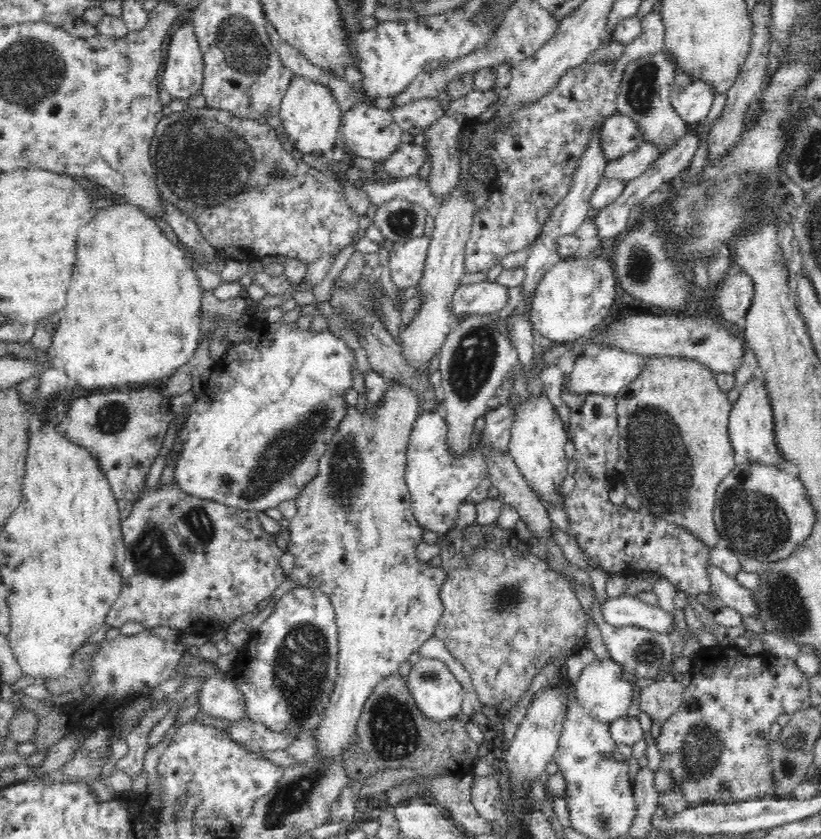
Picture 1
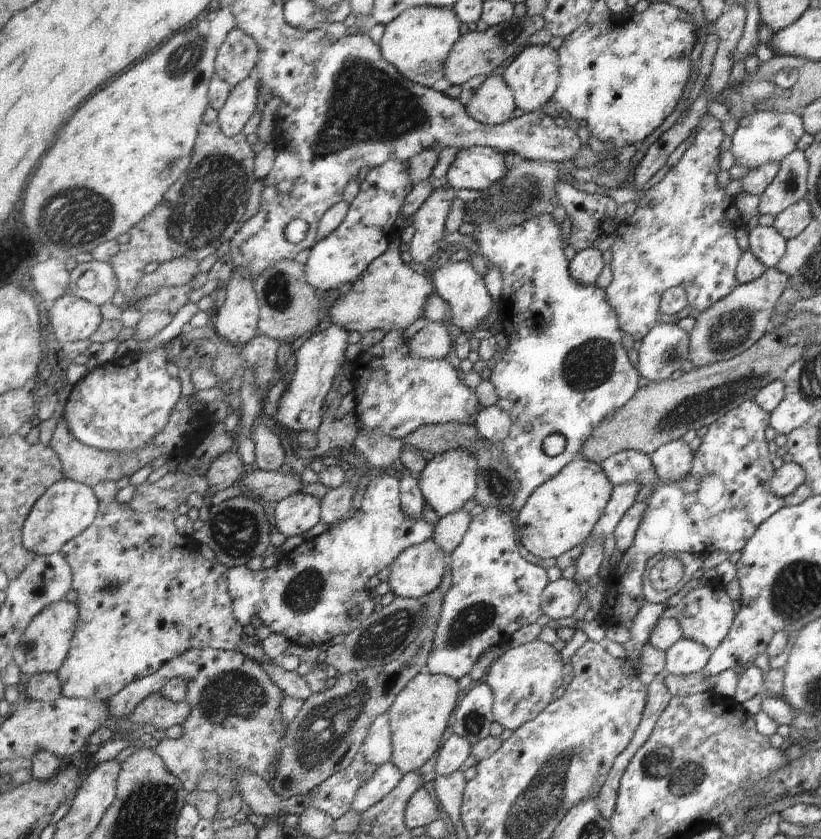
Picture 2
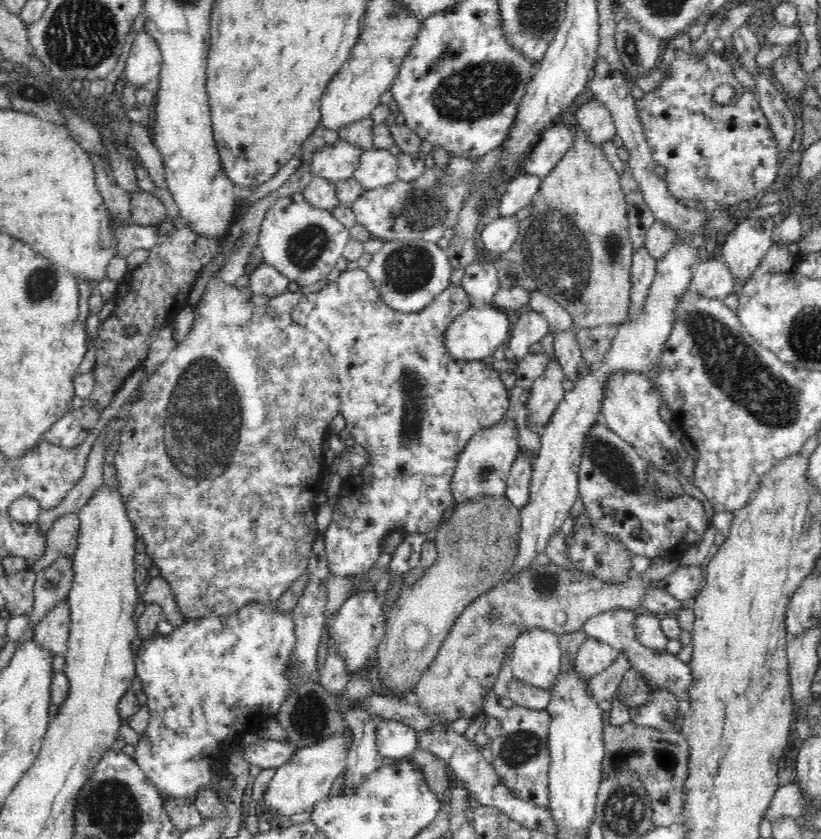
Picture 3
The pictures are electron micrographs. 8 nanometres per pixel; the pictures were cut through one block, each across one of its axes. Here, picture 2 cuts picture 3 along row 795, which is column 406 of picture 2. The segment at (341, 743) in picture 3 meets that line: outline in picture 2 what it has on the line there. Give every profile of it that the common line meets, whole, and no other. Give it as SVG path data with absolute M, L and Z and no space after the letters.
M396 239L390 249L379 256L363 276L352 284L351 289L328 308L332 324L364 335L371 330L407 330L417 318L423 316L427 300L433 294L434 283L428 272L421 274L412 263L403 262L401 243Z

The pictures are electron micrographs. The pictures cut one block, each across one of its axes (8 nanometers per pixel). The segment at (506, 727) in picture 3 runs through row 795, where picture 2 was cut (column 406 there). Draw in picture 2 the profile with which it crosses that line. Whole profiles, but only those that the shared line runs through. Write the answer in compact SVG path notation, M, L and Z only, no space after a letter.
M373 473L366 488L360 509L312 540L303 541L290 552L280 554L276 565L255 572L247 566L228 570L227 586L234 599L235 618L242 622L242 626L247 626L253 616L258 616L262 624L276 635L283 635L289 642L308 648L323 646L339 634L355 632L375 612L369 580L387 566L392 566L405 550L433 538L436 529L433 530L433 526L423 518L419 520L407 516L402 509L400 480L396 477Z

